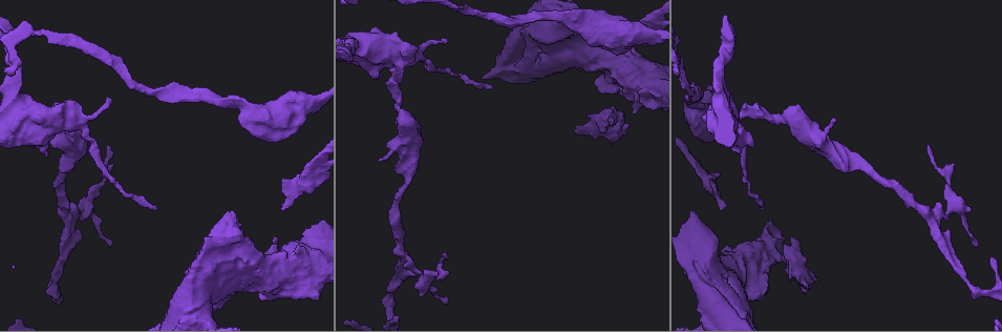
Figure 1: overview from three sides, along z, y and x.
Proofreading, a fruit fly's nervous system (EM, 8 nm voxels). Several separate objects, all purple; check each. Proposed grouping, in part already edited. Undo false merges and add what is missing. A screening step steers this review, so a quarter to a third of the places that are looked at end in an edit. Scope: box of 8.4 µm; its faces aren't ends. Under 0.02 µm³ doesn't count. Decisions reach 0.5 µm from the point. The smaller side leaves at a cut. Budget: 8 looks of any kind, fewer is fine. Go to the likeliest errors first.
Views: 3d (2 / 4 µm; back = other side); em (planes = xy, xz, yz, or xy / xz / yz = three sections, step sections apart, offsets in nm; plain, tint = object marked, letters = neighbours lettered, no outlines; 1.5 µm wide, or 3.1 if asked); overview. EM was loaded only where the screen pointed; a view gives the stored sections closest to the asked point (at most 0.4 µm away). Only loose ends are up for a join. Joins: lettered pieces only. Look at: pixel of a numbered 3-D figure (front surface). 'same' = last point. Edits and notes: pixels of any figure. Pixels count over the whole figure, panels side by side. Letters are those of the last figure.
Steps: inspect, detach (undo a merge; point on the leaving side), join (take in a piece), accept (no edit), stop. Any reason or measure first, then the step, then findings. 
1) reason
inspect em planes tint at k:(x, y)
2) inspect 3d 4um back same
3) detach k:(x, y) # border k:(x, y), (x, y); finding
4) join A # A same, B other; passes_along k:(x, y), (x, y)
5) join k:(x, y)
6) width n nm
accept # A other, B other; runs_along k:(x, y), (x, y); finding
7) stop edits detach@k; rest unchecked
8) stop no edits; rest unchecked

tapers out
inspect em planes letters at 1:(280, 208)

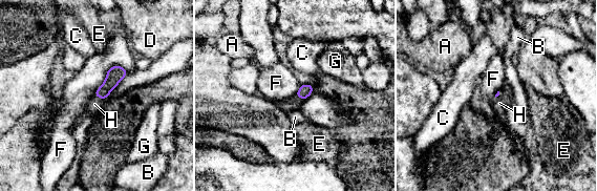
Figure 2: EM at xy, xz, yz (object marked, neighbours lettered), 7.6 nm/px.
longest_contact F 340 nm
join 2:(94, 104) # A other, B other, C other, D other, E other, F other, G other, H same; the neuron continues

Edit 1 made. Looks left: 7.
thin end
inspect 3d 4um at 1:(974, 246)

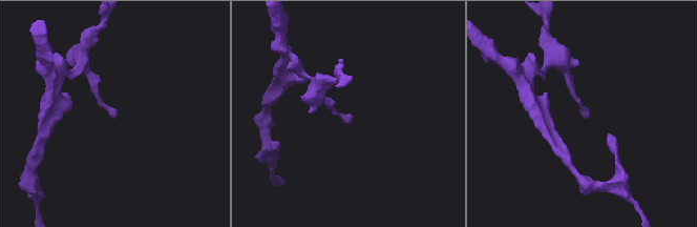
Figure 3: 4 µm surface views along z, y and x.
inspect em planes tint at 3:(350, 123)

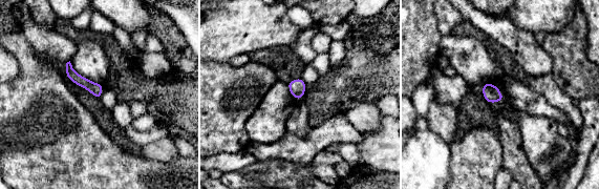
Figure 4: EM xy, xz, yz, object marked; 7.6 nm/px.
what lies round it
inspect em planes letters same

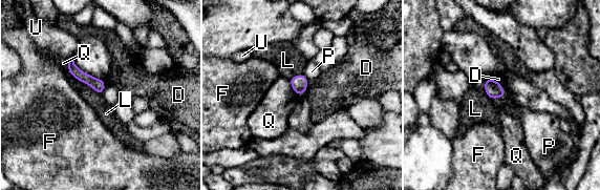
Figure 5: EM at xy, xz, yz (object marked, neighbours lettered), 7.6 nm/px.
longest_contact L 260 nm
accept # D other, F other, L other, P other, Q other, U other; border 5:(506, 92), (502, 97), (490, 99); none of them fits

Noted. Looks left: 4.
thick turns thin
inspect em xz step 8 tint at 1:(399, 106)

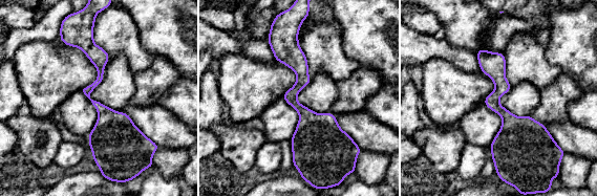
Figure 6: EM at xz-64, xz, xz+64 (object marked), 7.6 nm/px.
see the neighbours
inspect em xz step 8 letters same

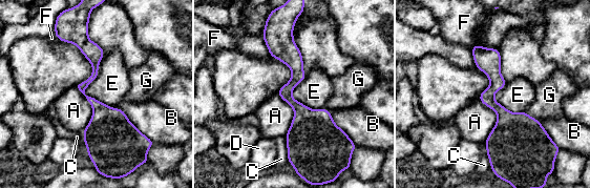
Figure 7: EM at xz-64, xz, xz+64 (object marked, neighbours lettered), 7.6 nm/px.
longest_contact E 440 nm
accept # A other, B other, C other, D other, E other, F other, G other; border 7:(104, 53), (85, 94), (117, 108); continuous, no second neuron

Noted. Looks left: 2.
stop edits join@2; rest unchecked

